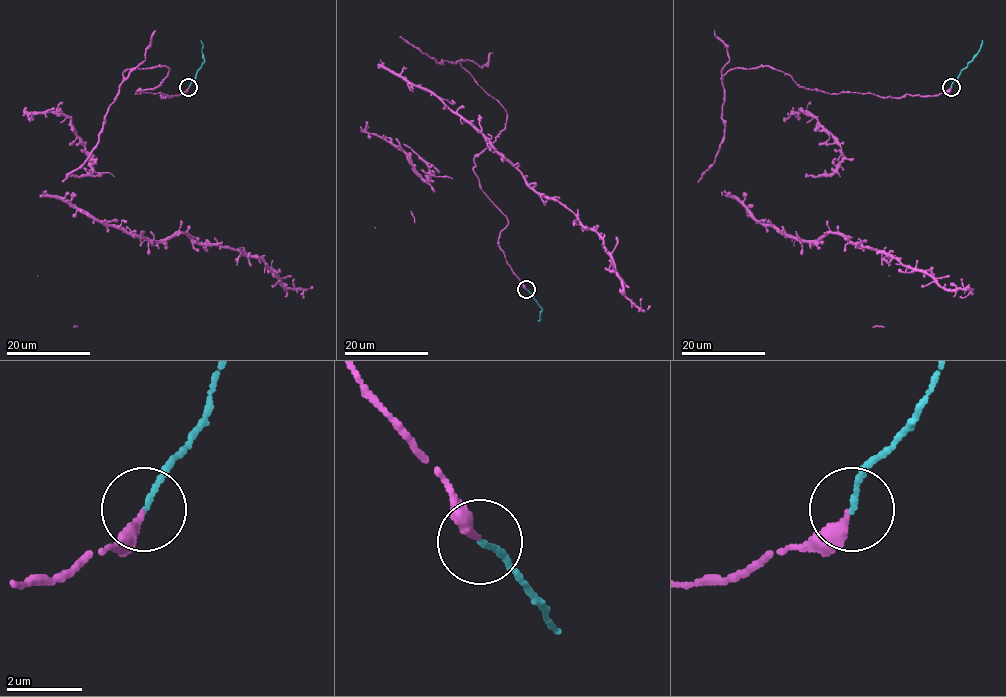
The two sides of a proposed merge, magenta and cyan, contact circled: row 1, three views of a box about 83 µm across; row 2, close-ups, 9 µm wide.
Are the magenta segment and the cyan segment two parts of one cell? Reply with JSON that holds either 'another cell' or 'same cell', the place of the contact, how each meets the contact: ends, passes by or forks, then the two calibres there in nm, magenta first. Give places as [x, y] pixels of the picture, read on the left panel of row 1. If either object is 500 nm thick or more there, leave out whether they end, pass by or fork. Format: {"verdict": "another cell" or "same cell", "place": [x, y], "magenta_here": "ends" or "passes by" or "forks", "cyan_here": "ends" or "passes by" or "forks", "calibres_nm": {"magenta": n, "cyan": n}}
{"verdict": "same cell", "place": [188, 87], "magenta_here": "ends", "cyan_here": "ends", "calibres_nm": {"magenta": 280, "cyan": 130}}

